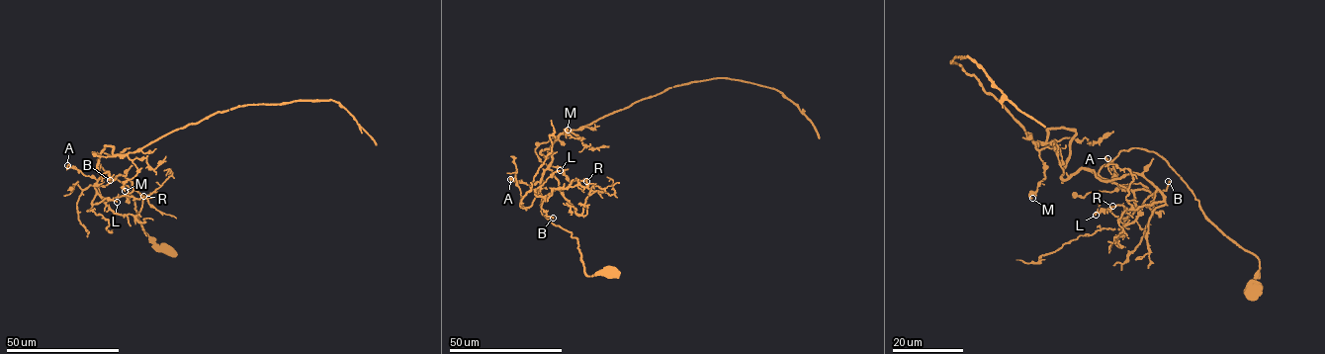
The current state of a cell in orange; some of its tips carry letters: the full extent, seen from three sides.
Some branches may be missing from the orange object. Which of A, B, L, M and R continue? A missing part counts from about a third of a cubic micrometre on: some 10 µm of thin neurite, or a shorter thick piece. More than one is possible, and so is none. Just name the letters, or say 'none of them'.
none of them

